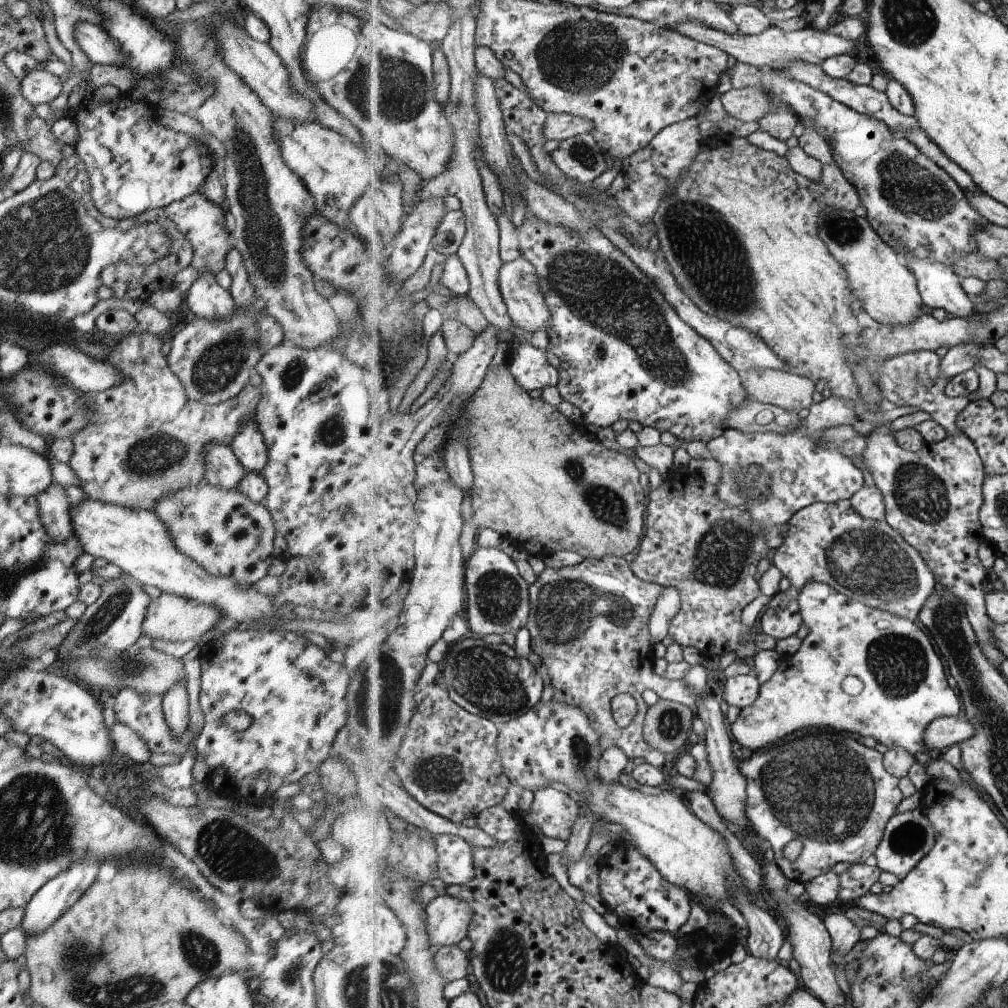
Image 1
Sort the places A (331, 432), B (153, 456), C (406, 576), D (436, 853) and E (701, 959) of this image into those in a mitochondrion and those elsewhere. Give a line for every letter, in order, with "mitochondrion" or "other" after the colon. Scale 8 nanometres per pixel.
A: mitochondrion
B: mitochondrion
C: other
D: other
E: other

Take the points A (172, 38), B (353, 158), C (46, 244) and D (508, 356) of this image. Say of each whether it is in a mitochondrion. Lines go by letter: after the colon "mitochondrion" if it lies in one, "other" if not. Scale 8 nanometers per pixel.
A: other
B: other
C: mitochondrion
D: other

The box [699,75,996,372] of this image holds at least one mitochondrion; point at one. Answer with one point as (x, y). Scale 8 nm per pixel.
(907, 186)

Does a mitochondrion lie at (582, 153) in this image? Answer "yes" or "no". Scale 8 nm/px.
yes

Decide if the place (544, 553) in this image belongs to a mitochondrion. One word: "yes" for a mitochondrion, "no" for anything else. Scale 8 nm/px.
no

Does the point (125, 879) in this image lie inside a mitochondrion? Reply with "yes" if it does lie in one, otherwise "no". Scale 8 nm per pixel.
no

